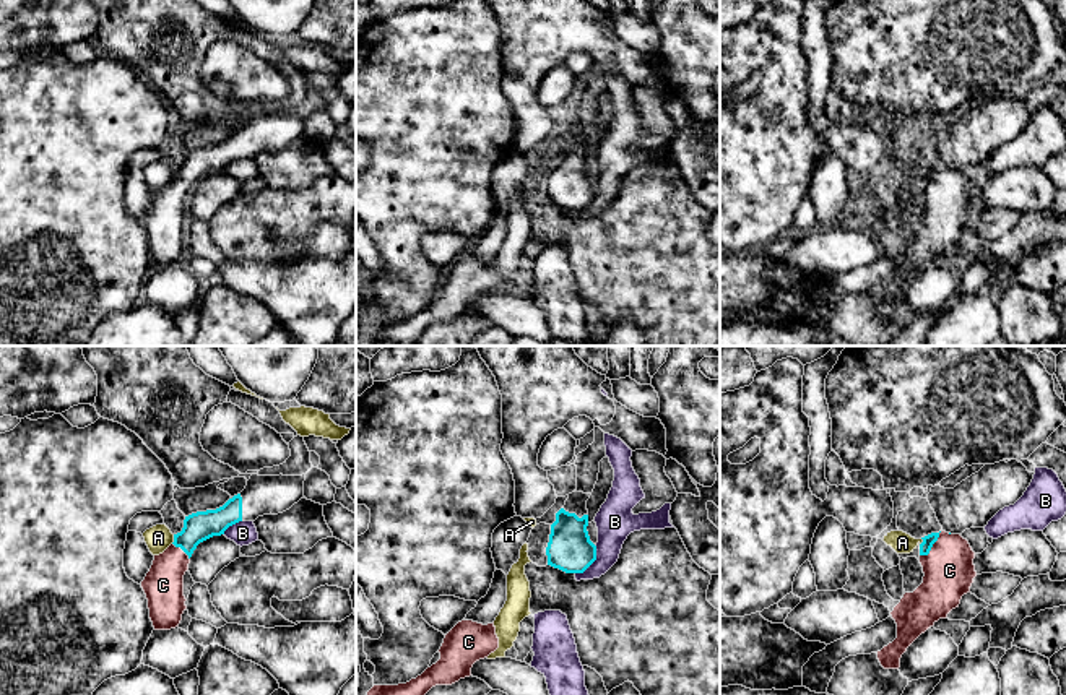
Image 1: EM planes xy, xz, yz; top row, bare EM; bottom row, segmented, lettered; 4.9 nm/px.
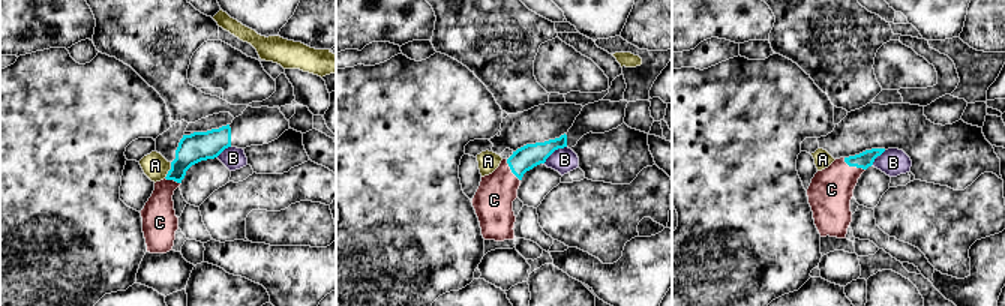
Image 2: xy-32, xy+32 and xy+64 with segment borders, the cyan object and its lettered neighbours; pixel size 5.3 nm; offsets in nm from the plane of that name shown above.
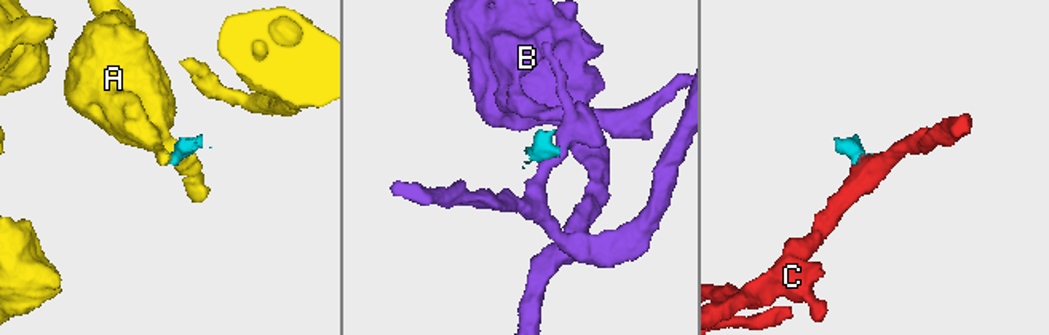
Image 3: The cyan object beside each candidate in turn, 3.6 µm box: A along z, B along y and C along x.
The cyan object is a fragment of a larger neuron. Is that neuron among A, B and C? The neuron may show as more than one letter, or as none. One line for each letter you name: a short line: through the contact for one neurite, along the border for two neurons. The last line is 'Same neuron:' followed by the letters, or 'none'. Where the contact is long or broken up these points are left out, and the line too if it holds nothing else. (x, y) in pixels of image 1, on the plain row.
C: yz (930, 176), (931, 182), (948, 198), (949, 207)
Same neuron: C

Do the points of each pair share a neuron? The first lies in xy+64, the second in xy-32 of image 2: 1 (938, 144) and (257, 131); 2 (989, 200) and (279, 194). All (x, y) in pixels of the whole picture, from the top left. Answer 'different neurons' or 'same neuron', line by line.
1: different neurons
2: same neuron

